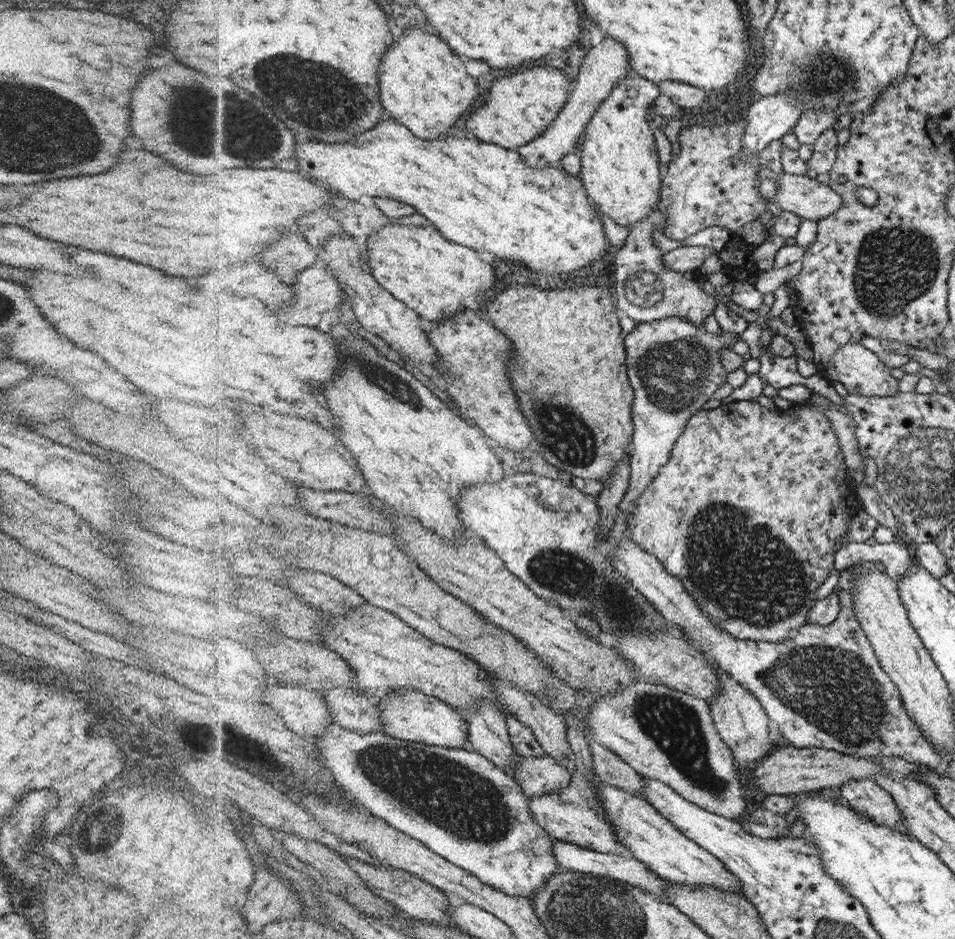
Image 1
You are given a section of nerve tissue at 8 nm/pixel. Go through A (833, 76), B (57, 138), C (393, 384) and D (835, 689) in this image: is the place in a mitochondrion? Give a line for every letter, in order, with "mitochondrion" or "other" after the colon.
A: mitochondrion
B: mitochondrion
C: mitochondrion
D: mitochondrion

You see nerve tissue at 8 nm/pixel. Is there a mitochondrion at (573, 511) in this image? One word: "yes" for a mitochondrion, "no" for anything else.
no

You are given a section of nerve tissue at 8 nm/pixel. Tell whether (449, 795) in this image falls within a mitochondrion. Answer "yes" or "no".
yes

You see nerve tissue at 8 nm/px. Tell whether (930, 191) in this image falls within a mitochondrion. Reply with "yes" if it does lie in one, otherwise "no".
no

